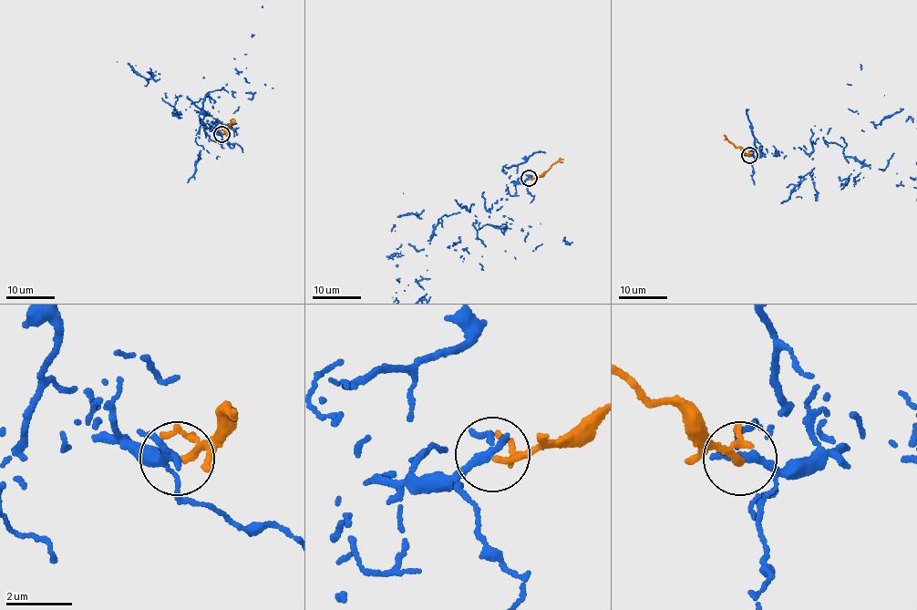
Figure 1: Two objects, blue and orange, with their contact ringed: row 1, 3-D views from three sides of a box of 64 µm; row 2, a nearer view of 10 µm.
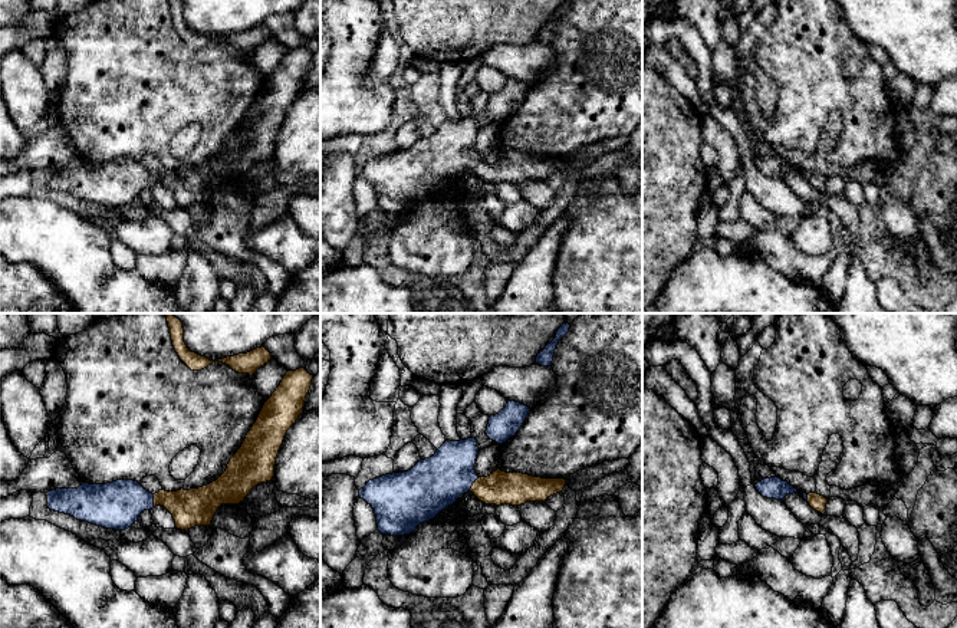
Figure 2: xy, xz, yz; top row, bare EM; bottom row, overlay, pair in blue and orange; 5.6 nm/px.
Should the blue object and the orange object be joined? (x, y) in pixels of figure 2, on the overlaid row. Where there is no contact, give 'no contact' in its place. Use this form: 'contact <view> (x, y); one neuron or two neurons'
contact xz (472, 485); one neuron

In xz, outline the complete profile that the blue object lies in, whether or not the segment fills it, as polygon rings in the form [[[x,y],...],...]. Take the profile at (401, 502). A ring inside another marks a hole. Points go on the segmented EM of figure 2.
[[[473,437],[445,441],[433,457],[420,460],[411,470],[369,480],[359,490],[359,497],[372,506],[378,530],[382,535],[404,536],[412,533],[421,523],[434,519],[467,491],[486,504],[520,506],[526,502],[545,502],[547,497],[562,493],[566,484],[565,479],[542,479],[523,473],[506,473],[500,468],[487,477],[478,477],[474,470],[477,454],[477,440]]]

